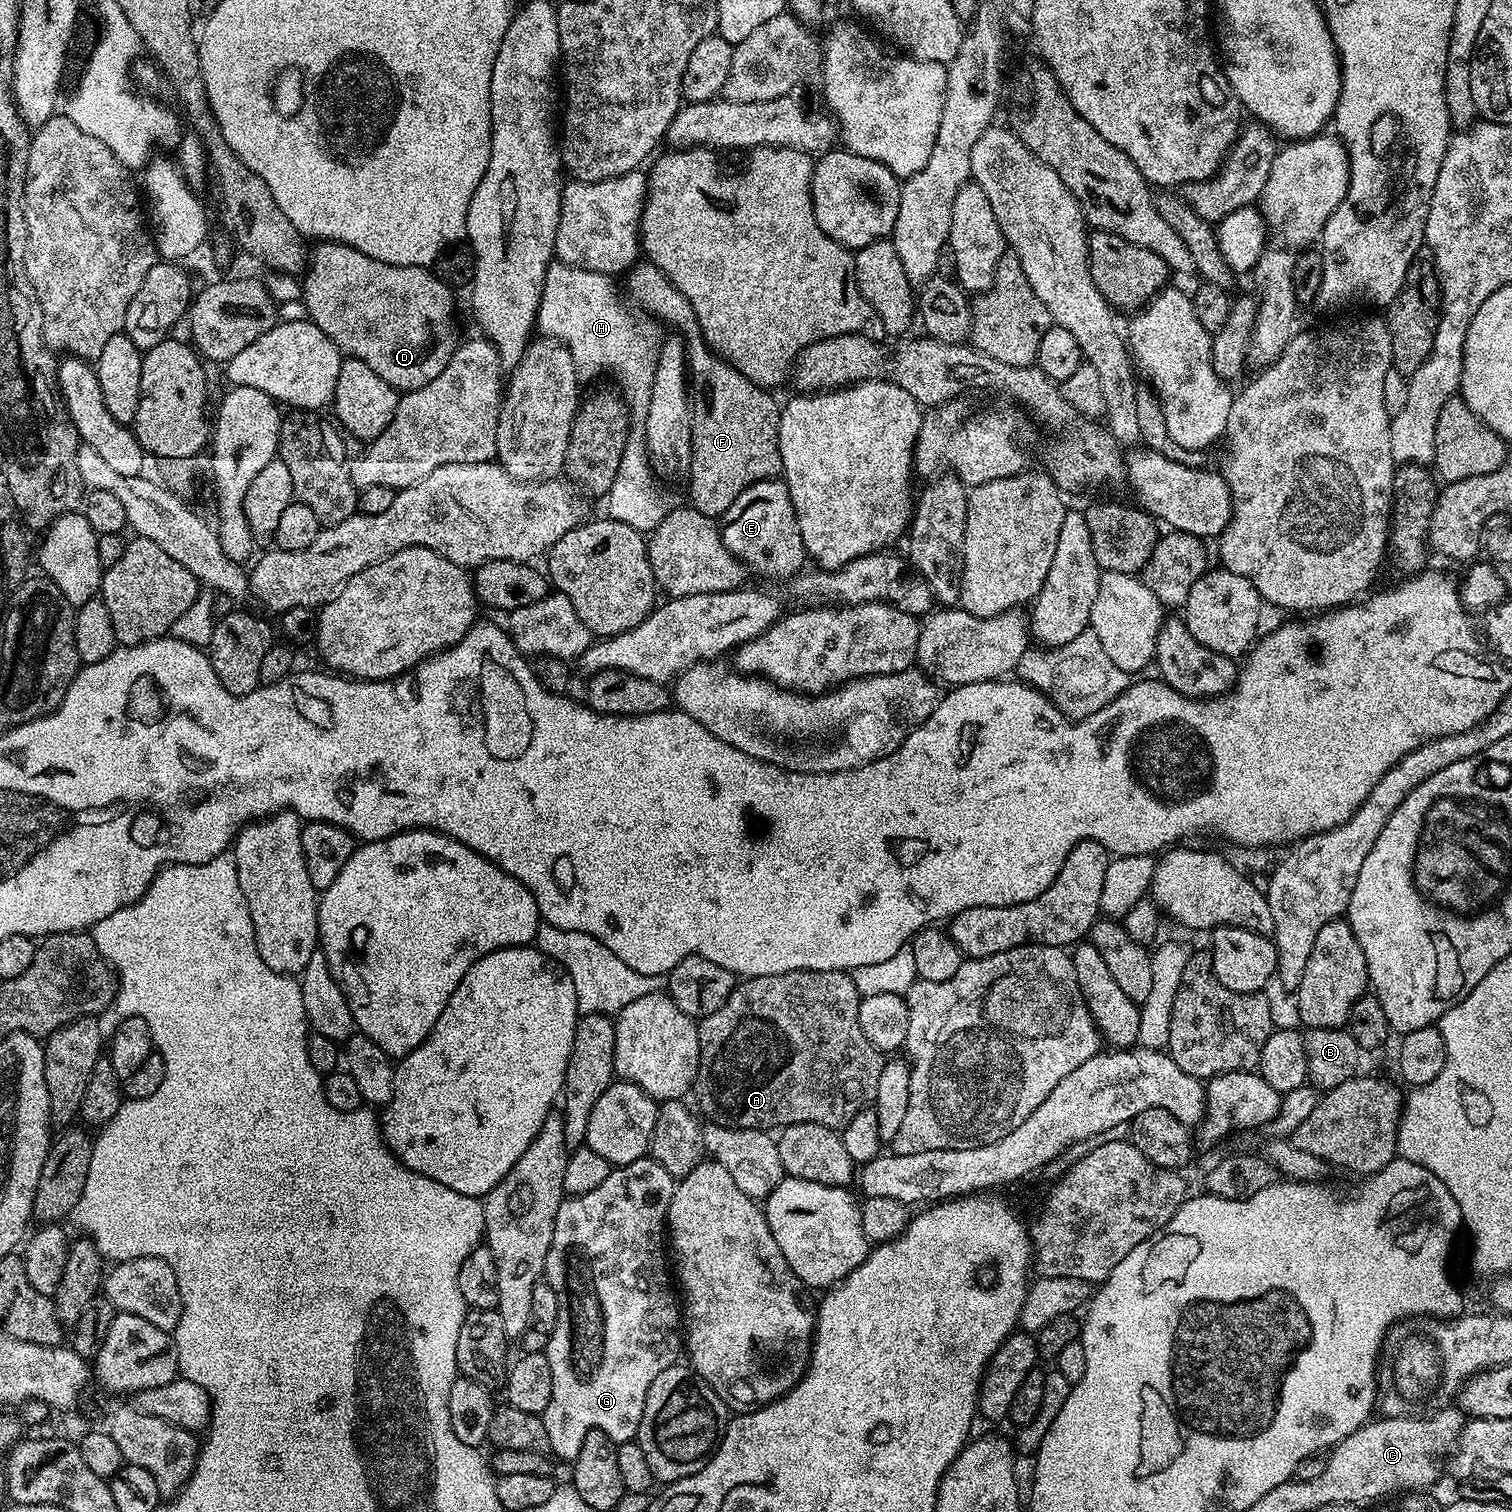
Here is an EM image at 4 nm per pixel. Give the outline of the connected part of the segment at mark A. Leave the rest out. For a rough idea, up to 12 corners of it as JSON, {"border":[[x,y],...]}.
{"border":[[847,971],[749,976],[698,1024],[699,1111],[843,1130],[885,1057]]}

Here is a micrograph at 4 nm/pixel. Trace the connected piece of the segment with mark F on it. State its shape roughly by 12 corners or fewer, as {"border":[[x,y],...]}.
{"border":[[651,262],[627,273],[686,345],[691,507],[713,518],[782,472],[781,405],[708,349]]}

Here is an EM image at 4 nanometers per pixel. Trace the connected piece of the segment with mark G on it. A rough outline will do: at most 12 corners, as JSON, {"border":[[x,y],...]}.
{"border":[[651,1158],[558,1206],[557,1461],[636,1440],[682,1356]]}

